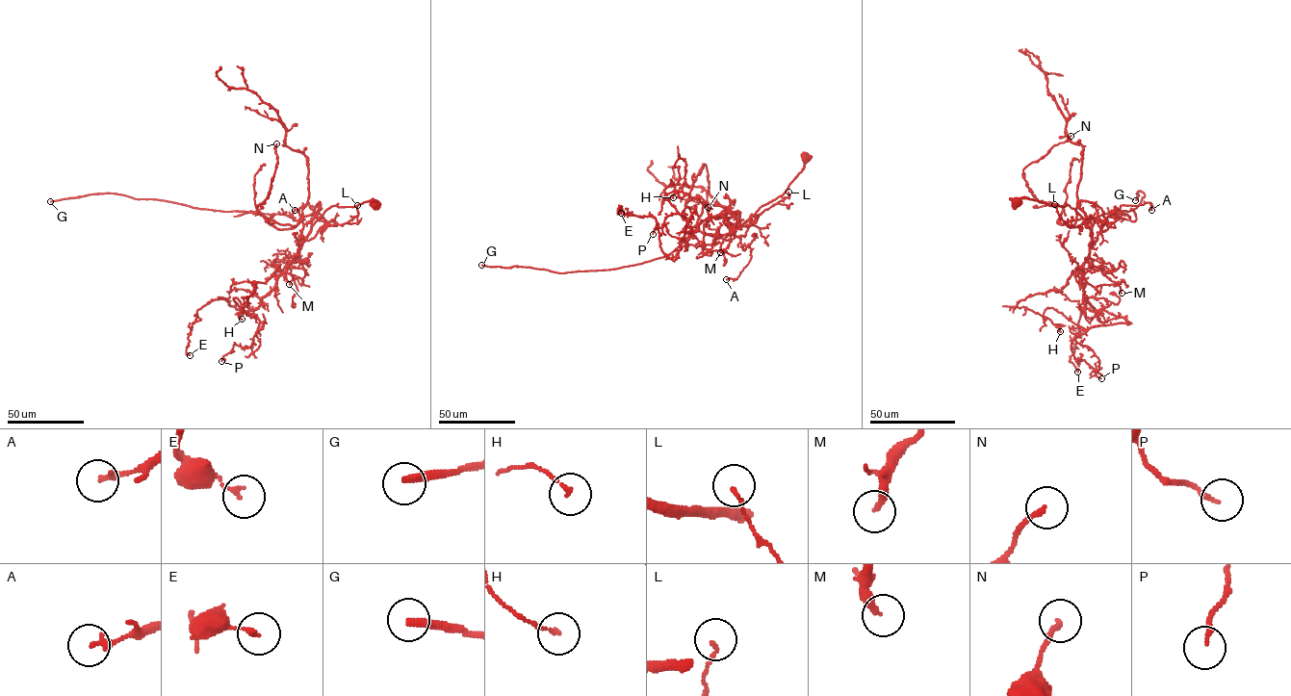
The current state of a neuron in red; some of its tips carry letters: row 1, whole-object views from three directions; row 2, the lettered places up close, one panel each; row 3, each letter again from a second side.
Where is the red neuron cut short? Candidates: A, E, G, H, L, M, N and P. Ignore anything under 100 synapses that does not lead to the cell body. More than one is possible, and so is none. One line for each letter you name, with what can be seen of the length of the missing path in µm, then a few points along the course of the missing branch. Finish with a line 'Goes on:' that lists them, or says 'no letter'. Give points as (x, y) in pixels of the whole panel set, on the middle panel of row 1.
G: Missing length about 300 µm
Goes on: G

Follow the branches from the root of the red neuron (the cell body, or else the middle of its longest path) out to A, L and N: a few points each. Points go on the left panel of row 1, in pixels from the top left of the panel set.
A: (374, 204), (372, 199), (356, 206), (331, 206), (303, 241), (302, 226), (320, 206), (306, 203), (295, 210)
L: (374, 204), (331, 206), (299, 240), (313, 238), (325, 222), (348, 222), (357, 205)
N: (374, 204), (331, 206), (311, 227), (320, 202), (293, 228), (273, 227), (257, 207), (271, 189), (276, 143)

